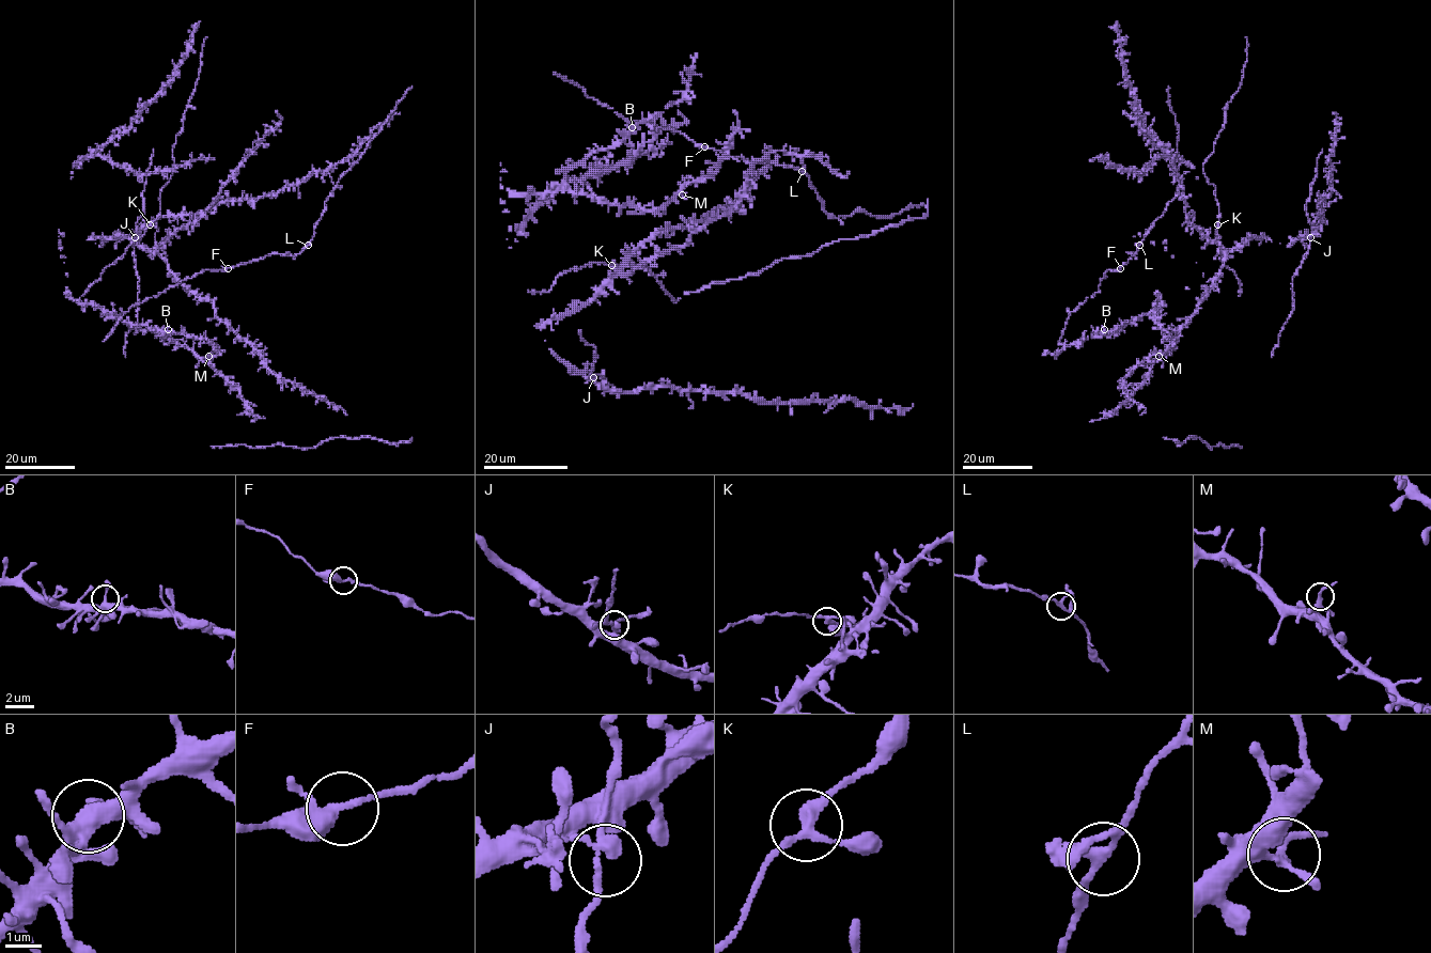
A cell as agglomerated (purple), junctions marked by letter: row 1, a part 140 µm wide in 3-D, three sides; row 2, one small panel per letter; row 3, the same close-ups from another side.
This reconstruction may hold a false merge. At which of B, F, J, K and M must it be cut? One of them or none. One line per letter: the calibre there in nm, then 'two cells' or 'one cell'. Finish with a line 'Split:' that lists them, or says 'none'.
B: 300 nm | one cell
F: 260 nm | one cell
J: 220 nm | one cell
K: 280 nm | one cell
M: 200 nm | one cell
Split: none

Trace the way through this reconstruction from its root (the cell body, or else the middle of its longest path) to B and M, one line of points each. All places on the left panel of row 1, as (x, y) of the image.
B: (191, 349), (151, 331), (140, 330), (111, 314), (159, 331), (168, 329)
M: (191, 349), (201, 358), (208, 356)

